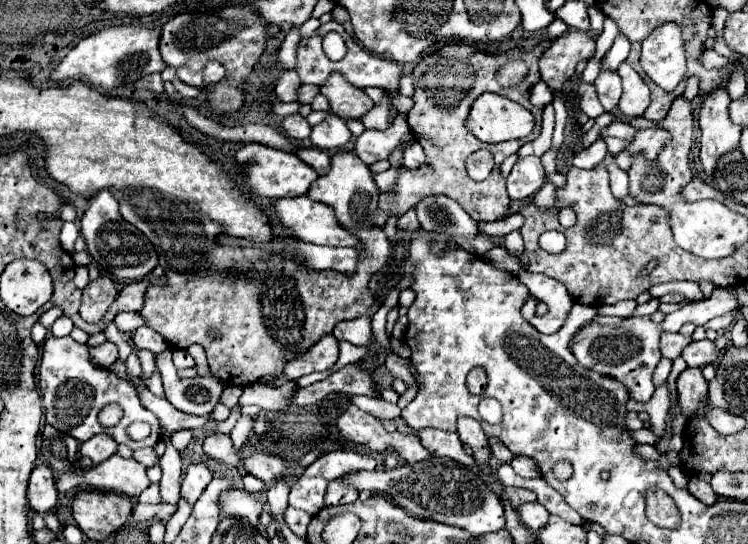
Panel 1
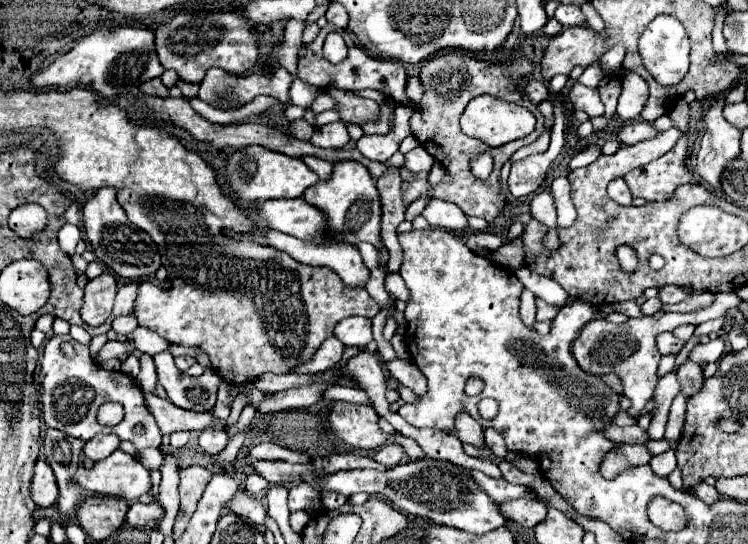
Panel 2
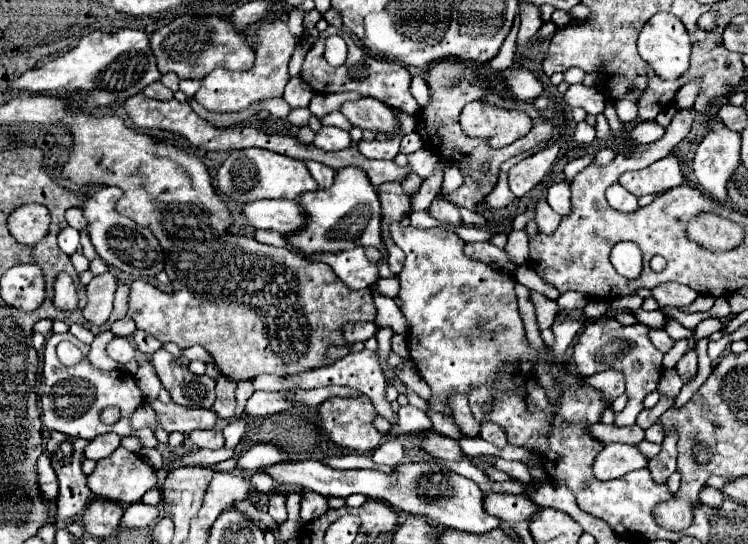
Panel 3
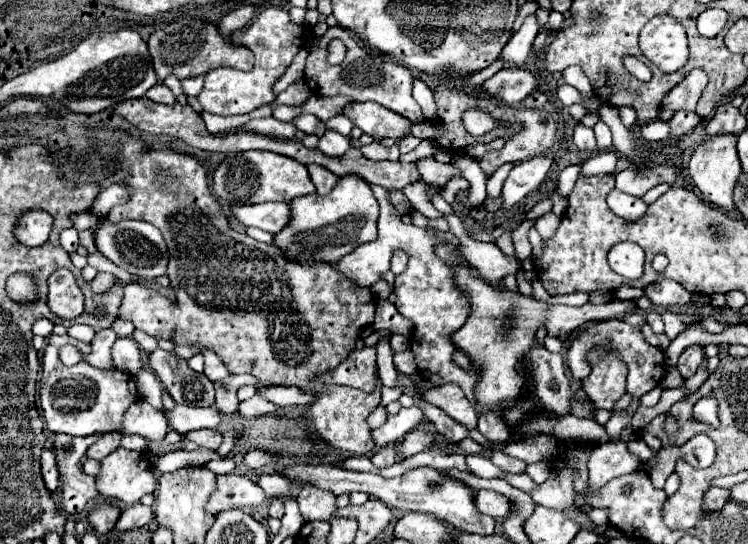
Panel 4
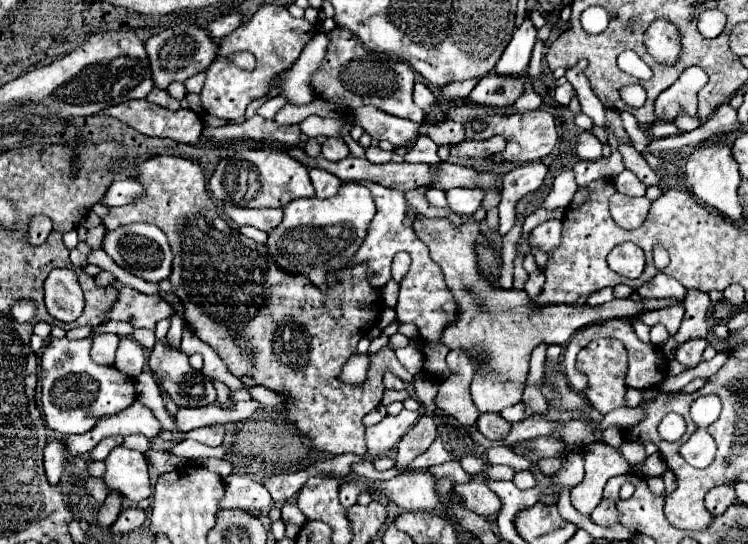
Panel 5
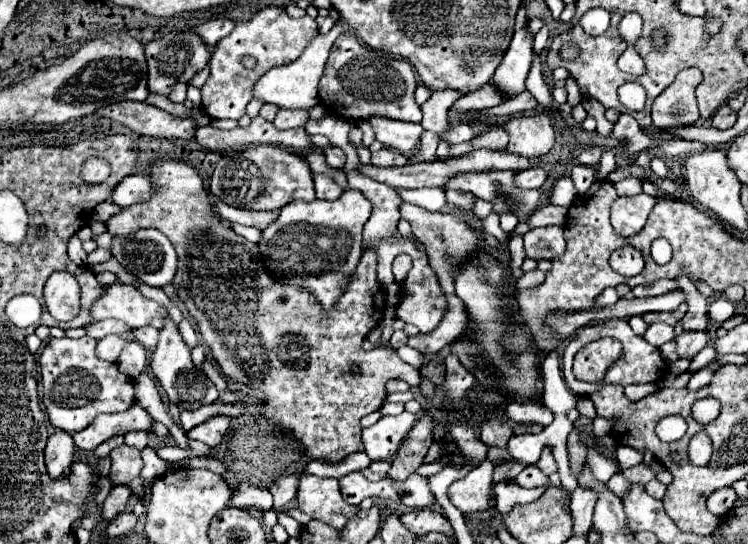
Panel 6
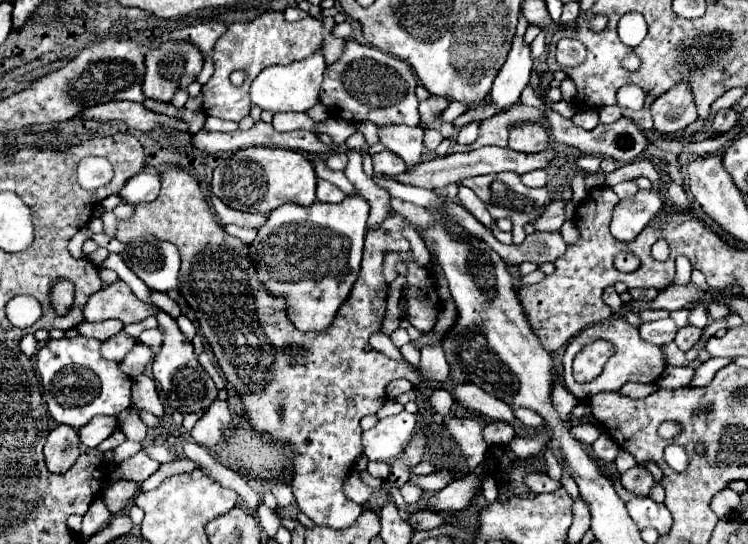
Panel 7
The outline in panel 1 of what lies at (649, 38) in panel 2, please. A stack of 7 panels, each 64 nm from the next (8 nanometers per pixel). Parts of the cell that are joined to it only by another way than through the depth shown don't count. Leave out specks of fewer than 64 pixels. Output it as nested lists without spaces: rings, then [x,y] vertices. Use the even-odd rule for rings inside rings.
[[[664,22],[642,42],[640,64],[664,90],[674,90],[686,74],[686,50],[678,24]]]

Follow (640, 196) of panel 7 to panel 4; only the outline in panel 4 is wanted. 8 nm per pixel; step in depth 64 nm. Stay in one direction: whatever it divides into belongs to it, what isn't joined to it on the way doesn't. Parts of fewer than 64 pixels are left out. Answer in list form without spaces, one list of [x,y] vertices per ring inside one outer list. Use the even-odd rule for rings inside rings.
[[[617,188],[608,194],[606,201],[610,210],[626,222],[640,220],[648,210],[648,204],[642,198],[634,198],[634,196],[618,191]]]

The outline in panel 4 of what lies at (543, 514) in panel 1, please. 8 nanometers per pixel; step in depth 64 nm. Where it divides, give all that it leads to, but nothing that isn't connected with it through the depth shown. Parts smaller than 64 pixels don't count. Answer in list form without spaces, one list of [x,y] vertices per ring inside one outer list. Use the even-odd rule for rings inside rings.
[[[476,490],[474,492],[474,506],[478,508],[478,512],[488,514],[496,520],[504,520],[504,516],[508,516],[508,512],[510,512],[508,498],[504,498],[498,492],[492,492],[492,490]]]

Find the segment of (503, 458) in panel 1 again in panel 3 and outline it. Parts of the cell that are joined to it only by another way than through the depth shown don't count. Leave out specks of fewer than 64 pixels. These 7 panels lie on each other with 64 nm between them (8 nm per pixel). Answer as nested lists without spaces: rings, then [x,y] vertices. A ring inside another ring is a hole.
[[[484,420],[484,422],[480,424],[480,436],[482,436],[486,442],[496,444],[498,448],[504,448],[506,442],[508,442],[508,440],[506,440],[506,432],[500,430],[496,422],[490,422],[490,420]]]

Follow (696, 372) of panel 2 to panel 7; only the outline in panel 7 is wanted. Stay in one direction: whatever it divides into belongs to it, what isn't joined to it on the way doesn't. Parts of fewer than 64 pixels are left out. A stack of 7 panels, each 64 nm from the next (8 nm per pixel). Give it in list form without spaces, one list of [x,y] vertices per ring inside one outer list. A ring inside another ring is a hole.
[[[688,324],[688,326],[684,326],[684,328],[678,330],[674,342],[676,342],[676,346],[678,346],[680,350],[686,352],[686,350],[690,350],[690,348],[700,340],[700,336],[702,336],[702,330]]]

